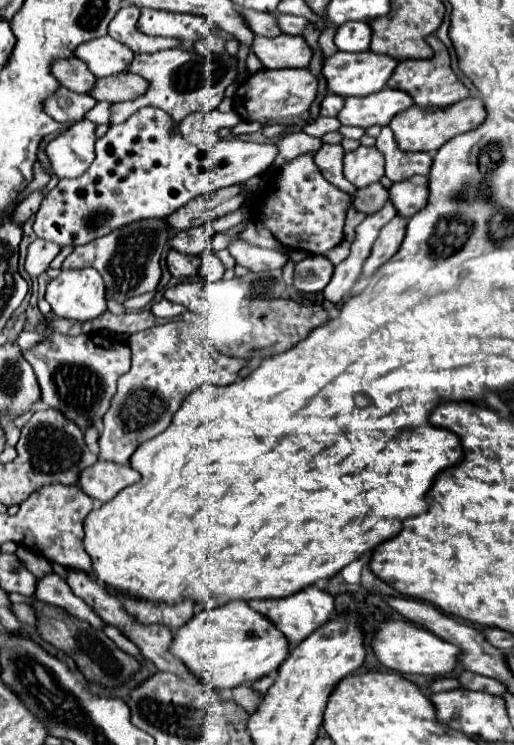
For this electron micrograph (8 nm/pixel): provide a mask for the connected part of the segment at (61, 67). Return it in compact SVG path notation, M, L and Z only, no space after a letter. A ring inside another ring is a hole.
M79 59L57 61L55 63L55 77L59 77L67 89L71 89L75 93L83 93L83 95L89 95L97 83L97 77Z

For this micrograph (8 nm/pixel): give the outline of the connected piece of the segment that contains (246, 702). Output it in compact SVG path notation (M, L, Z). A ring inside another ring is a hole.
M243 685L241 689L233 689L231 697L235 697L237 705L243 705L243 709L249 709L249 713L253 713L257 709L257 705L261 703L261 699L263 699L249 685Z

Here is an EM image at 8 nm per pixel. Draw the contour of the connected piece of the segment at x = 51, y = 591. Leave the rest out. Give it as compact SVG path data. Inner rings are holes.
M47 573L43 579L37 581L35 597L39 597L45 603L67 609L69 613L75 613L75 617L83 617L83 621L91 621L91 625L95 625L95 629L103 629L103 625L105 625L103 621L99 621L99 617L91 609L87 609L87 603L83 599L79 599L71 593L65 579L59 577L57 573Z

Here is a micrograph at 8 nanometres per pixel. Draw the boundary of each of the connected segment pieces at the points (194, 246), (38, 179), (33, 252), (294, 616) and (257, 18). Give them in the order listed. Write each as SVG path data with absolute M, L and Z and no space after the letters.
M207 223L207 225L199 225L199 227L191 227L183 233L177 233L171 241L171 247L173 249L179 249L181 253L187 253L187 255L199 255L205 251L207 243L211 241L213 237L213 227Z
M37 163L37 165L35 165L35 181L31 181L31 187L27 187L27 189L25 189L25 193L23 193L23 197L19 197L19 199L23 201L31 191L41 189L41 187L43 187L43 185L47 185L47 183L49 183L49 175L47 175L47 173L43 171L43 167Z
M35 239L31 245L29 245L29 251L27 251L27 259L25 259L25 271L31 275L31 277L39 277L41 273L45 273L51 265L51 261L57 257L59 253L59 245L55 243L49 243L49 241L43 241L43 239Z
M315 585L301 589L299 593L285 597L285 599L267 599L267 601L249 601L249 607L265 615L289 641L291 647L299 645L303 639L307 639L315 629L325 625L333 613L333 597Z
M247 9L247 11L243 11L243 17L247 17L247 23L251 25L251 31L255 35L263 35L263 37L281 35L281 29L277 23L277 13Z

